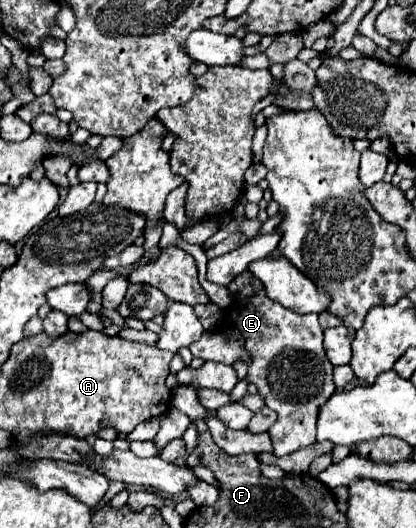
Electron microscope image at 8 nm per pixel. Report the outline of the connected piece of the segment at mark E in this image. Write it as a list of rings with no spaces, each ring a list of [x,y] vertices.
[[[263,290],[255,292],[251,298],[239,298],[229,308],[223,310],[223,326],[217,330],[203,332],[201,340],[189,346],[191,354],[201,360],[217,360],[223,364],[235,364],[237,360],[247,364],[247,380],[257,386],[259,394],[263,396],[265,404],[279,414],[279,420],[269,428],[269,436],[273,440],[273,454],[285,456],[299,448],[307,448],[315,442],[315,424],[317,424],[317,410],[331,398],[335,392],[333,382],[333,364],[325,356],[323,350],[323,328],[319,326],[317,314],[297,314],[281,304],[267,298]]]

